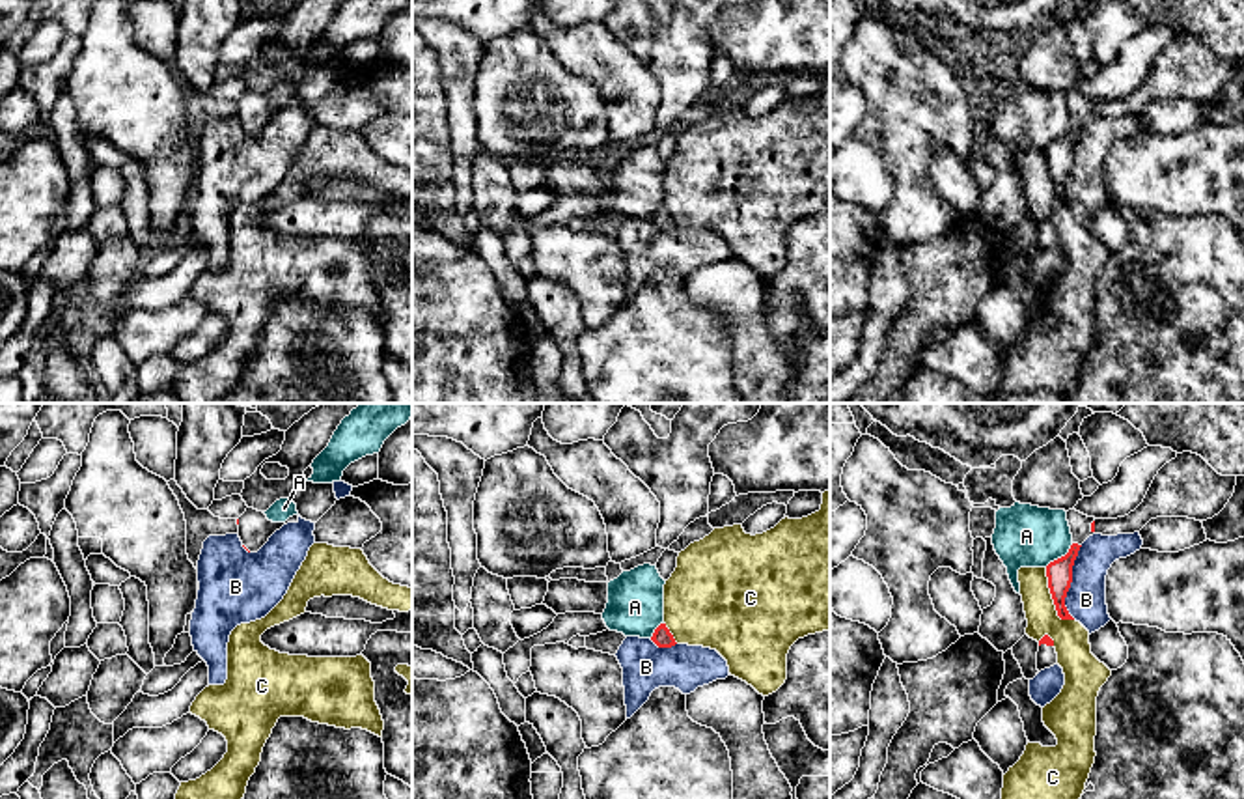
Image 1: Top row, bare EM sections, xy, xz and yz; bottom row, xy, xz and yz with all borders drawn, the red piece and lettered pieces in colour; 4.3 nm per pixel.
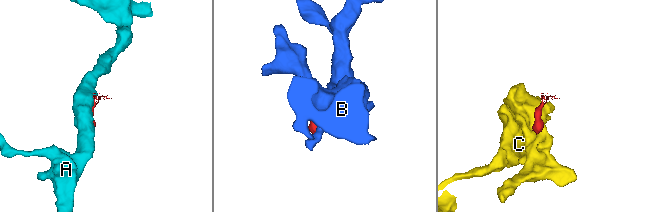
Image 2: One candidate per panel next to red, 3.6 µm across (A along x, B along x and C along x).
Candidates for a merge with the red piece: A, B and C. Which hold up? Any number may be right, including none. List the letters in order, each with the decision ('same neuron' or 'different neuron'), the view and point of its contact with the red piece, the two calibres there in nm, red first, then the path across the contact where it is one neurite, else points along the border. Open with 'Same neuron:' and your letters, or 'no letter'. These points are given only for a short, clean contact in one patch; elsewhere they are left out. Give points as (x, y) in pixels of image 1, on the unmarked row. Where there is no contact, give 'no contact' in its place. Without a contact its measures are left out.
Same neuron: no letter
A: different neuron; meets red in yz at (1062, 139); 110 nm thick on the red side, 280 nm on the other
B: different neuron; meets red in yz at (1071, 163); 110 nm thick on the red side, 180 nm on the other
C: different neuron; meets red in yz at (1052, 180); 110 nm thick on the red side, 160 nm on the other; border along yz (1045, 150), (1056, 195), (1062, 200), (1073, 202)

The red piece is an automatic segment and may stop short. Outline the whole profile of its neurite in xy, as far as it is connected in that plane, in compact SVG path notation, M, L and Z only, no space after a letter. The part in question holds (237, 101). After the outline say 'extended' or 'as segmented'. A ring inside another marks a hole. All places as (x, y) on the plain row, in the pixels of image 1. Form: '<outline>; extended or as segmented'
M246 90L246 93L237 101L237 106L239 106L239 119L241 119L241 123L242 123L242 129L248 133L248 134L257 134L267 123L269 123L269 119L276 114L276 112L280 112L283 106L287 106L287 105L298 105L298 97L293 97L293 99L289 99L285 105L272 105L272 103L269 103L267 101L267 97L263 95L263 93L257 93L257 91L254 91L254 90Z; extended

